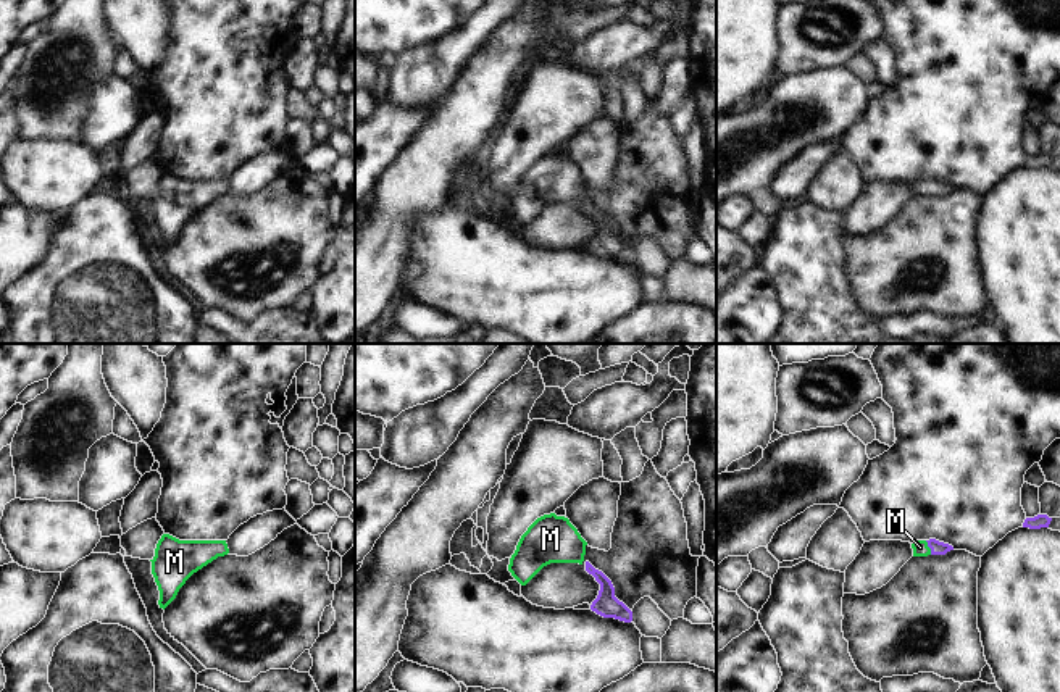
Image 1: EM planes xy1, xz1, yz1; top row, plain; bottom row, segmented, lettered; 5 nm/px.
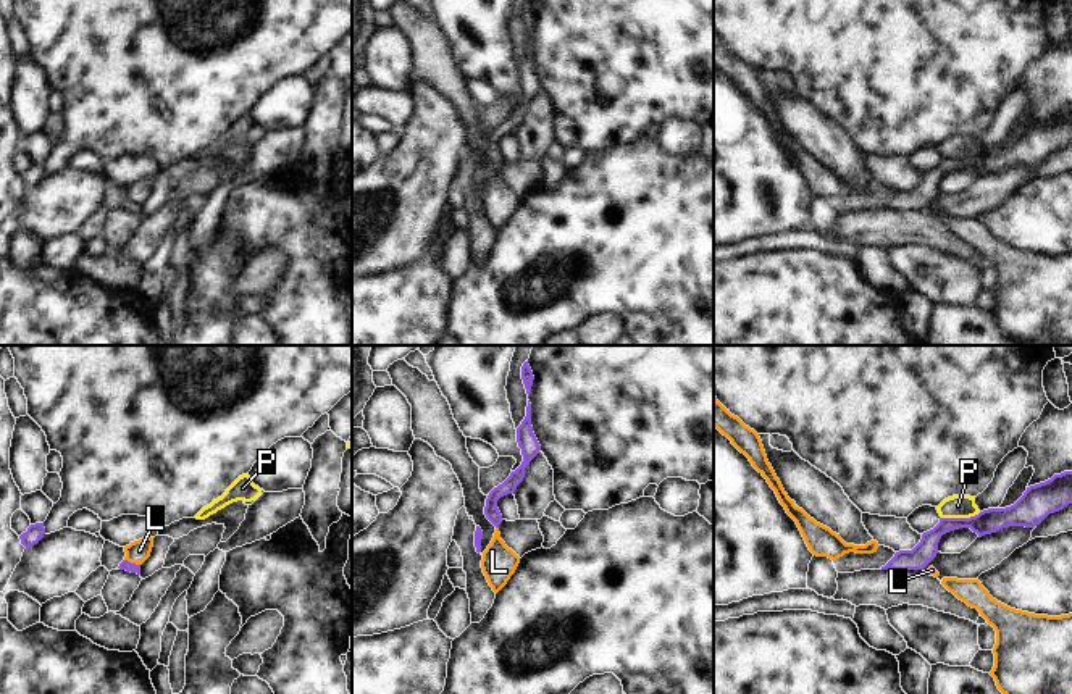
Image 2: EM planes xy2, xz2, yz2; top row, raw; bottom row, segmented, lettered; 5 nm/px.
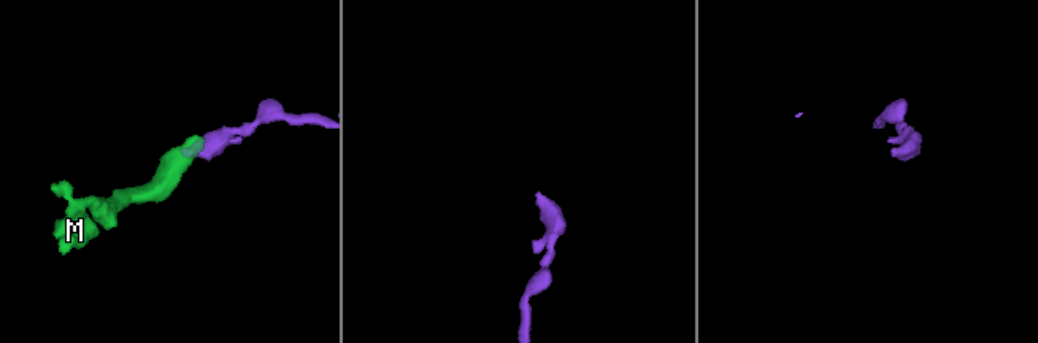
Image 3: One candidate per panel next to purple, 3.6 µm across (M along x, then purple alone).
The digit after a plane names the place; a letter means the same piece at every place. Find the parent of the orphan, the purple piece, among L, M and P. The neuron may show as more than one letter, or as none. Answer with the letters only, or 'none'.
M.

